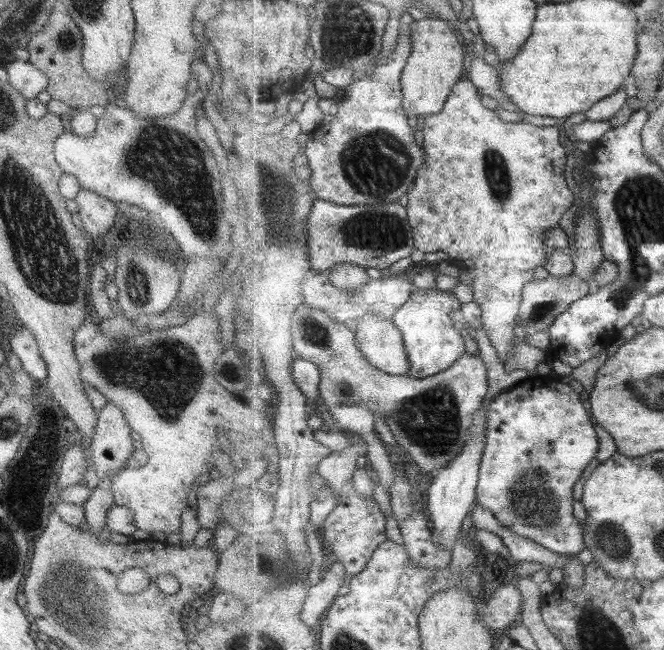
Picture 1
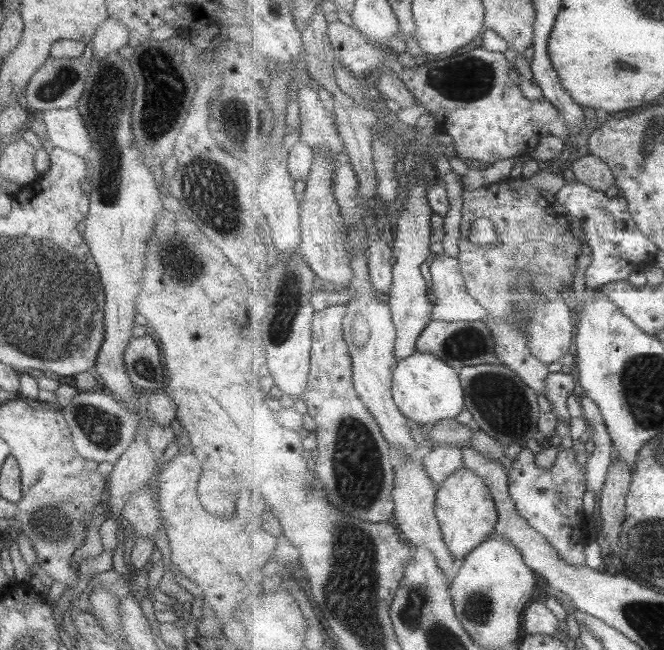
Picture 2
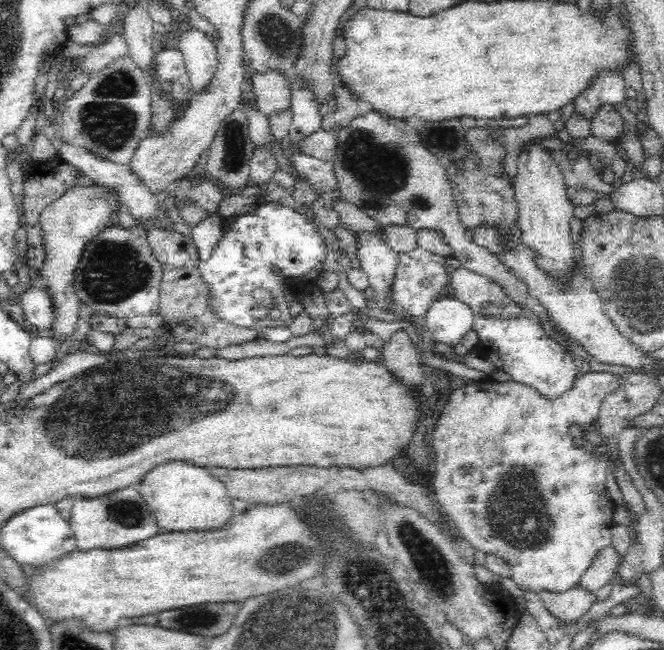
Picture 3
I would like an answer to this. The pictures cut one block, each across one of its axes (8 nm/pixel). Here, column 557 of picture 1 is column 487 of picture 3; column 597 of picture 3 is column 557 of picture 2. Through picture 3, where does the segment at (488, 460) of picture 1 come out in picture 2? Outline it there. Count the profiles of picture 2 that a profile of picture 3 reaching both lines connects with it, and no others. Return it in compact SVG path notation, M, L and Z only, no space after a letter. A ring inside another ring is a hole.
M561 371L549 373L547 381L547 399L553 409L551 412L561 420L571 420L571 413L567 408L567 398L578 393L578 382L575 376ZM522 448L513 461L510 471L510 492L517 504L517 510L535 530L539 530L559 552L559 556L573 566L586 566L585 548L595 540L590 517L584 514L583 496L587 492L585 466L577 462L577 451L561 448L557 459L550 469L535 464L533 448Z

